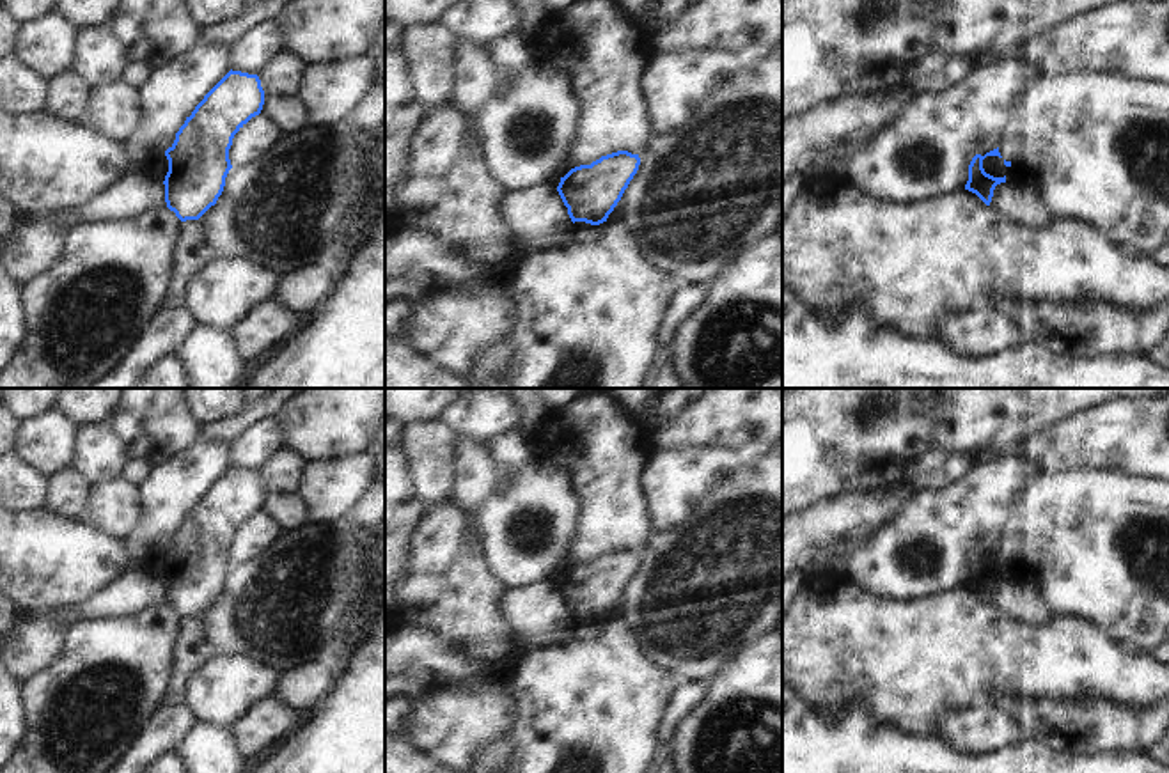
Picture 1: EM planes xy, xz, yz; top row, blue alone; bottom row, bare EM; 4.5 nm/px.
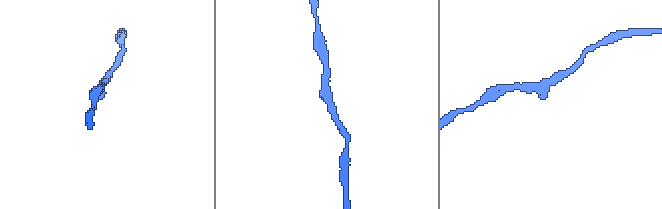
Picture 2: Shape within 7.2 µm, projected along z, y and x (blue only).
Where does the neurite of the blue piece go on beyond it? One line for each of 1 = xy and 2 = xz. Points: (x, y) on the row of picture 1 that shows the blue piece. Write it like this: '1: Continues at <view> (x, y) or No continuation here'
1: No continuation here
2: No continuation here

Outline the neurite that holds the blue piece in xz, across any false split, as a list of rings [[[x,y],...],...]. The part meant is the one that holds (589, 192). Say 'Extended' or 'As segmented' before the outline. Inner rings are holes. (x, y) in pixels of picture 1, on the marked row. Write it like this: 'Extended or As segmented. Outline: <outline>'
As segmented. Outline: [[[617,151],[571,168],[557,186],[571,222],[607,222],[640,165],[639,154]]]

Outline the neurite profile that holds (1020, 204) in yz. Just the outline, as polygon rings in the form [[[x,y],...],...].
[[[1009,181],[993,190],[990,206],[1006,220],[1031,229],[1045,227],[1054,222],[1041,197],[1032,186],[1016,186]]]

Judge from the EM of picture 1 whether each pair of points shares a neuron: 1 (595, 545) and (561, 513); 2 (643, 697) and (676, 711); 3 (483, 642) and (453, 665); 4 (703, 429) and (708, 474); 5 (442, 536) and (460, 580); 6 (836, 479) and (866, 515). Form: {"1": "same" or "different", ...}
{"1": "different", "2": "different", "3": "different", "4": "different", "5": "same", "6": "different"}

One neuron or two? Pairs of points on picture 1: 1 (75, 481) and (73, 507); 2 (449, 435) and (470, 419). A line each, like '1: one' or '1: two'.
1: one
2: two

